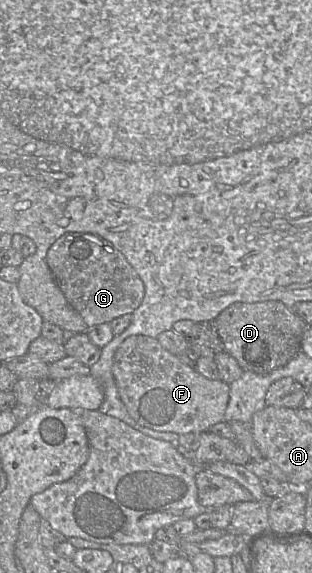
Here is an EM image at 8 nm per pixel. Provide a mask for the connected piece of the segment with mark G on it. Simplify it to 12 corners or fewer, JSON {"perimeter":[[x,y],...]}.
{"perimeter":[[63,234],[46,262],[88,329],[132,314],[145,285],[111,242]]}

